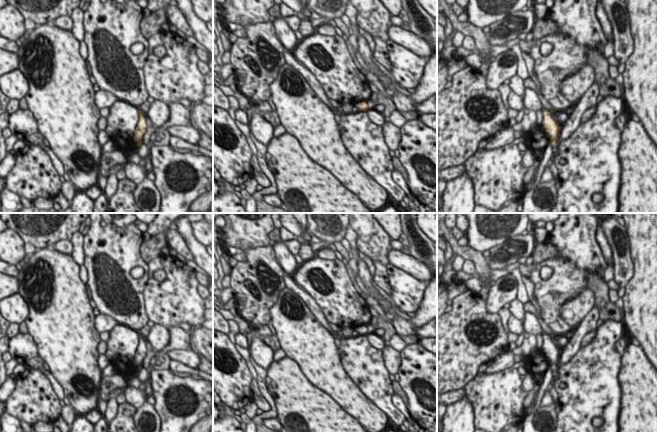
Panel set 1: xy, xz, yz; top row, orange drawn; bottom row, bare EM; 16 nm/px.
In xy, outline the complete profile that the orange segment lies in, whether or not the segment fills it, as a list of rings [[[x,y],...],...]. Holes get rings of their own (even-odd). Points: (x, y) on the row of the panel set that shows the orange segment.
[[[140,110],[138,111],[139,120],[134,131],[133,140],[138,147],[140,147],[143,144],[142,139],[148,127],[146,119],[144,118],[143,114],[144,113],[142,111]]]

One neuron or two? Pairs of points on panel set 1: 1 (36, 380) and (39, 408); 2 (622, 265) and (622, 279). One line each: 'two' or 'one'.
1: one
2: one

